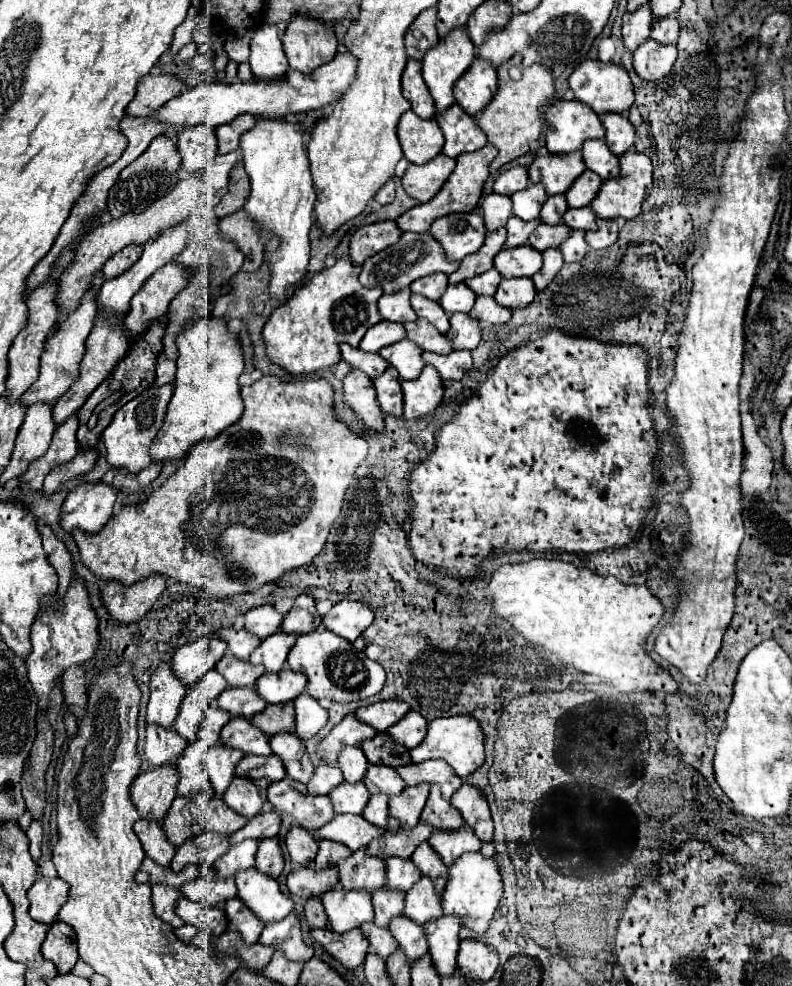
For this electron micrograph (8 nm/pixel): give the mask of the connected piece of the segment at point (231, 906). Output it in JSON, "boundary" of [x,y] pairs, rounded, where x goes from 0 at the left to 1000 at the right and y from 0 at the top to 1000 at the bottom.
{"boundary":[[[297,911],[284,915],[282,925],[289,933],[289,939],[304,947],[307,955],[319,959],[324,955],[330,943],[332,943],[330,935],[324,935],[324,931],[319,931],[319,927],[314,927],[314,923],[309,923],[309,917],[299,915]]]}

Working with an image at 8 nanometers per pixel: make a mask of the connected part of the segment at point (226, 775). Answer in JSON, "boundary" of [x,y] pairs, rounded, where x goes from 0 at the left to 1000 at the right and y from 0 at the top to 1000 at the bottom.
{"boundary":[[[279,755],[264,759],[264,765],[259,765],[259,779],[269,793],[271,809],[282,809],[287,797],[297,789],[297,777],[304,769],[307,765],[299,765],[299,761],[284,761]]]}

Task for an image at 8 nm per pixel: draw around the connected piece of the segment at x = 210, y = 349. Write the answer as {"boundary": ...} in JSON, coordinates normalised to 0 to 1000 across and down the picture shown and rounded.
{"boundary":[[[254,323],[254,327],[234,331],[234,335],[223,341],[223,353],[221,396],[211,412],[206,432],[191,450],[191,469],[198,471],[216,467],[229,471],[244,452],[259,444],[271,444],[307,420],[299,383],[309,369],[304,349],[289,339],[284,325]]]}

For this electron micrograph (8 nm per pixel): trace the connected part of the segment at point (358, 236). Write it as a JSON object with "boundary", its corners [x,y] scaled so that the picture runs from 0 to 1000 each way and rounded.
{"boundary":[[[473,225],[453,231],[441,249],[441,260],[446,270],[456,270],[466,260],[486,254],[489,249],[499,247],[506,239],[506,233],[499,225]]]}

